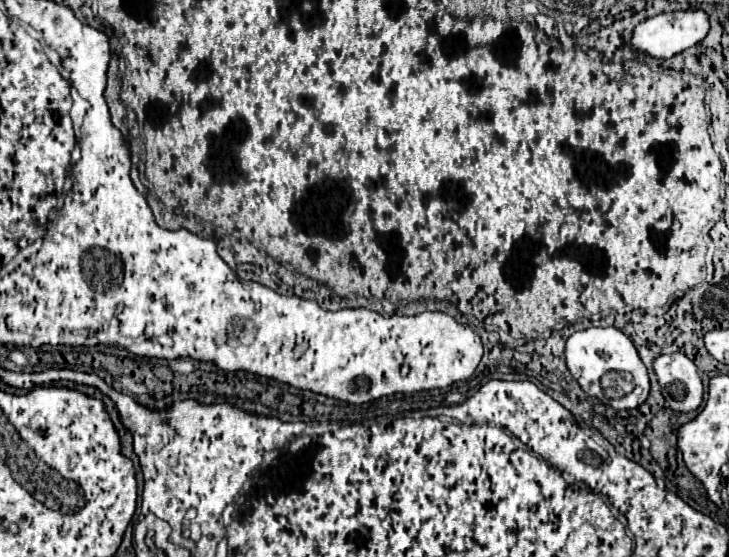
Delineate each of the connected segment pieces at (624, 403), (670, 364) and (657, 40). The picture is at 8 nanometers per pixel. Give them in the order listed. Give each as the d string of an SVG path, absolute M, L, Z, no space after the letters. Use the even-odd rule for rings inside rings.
M588 328L588 330L574 332L566 340L566 364L572 376L578 380L578 384L588 396L598 398L602 404L612 406L616 410L638 408L646 402L650 394L648 370L644 362L640 360L638 350L632 344L632 340L618 328ZM608 372L616 372L616 394L614 396L608 396L602 386L604 374Z
M662 354L654 360L654 372L662 386L666 408L674 412L694 412L704 398L702 378L684 354Z
M690 8L686 12L666 12L666 14L658 14L654 18L640 22L628 46L634 50L642 50L654 58L672 58L700 44L708 36L708 32L710 32L710 16L700 8Z

